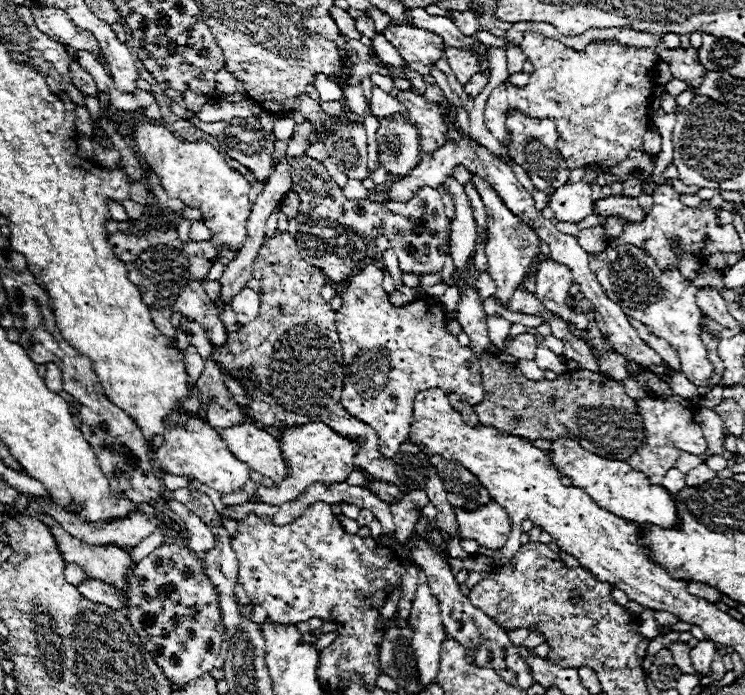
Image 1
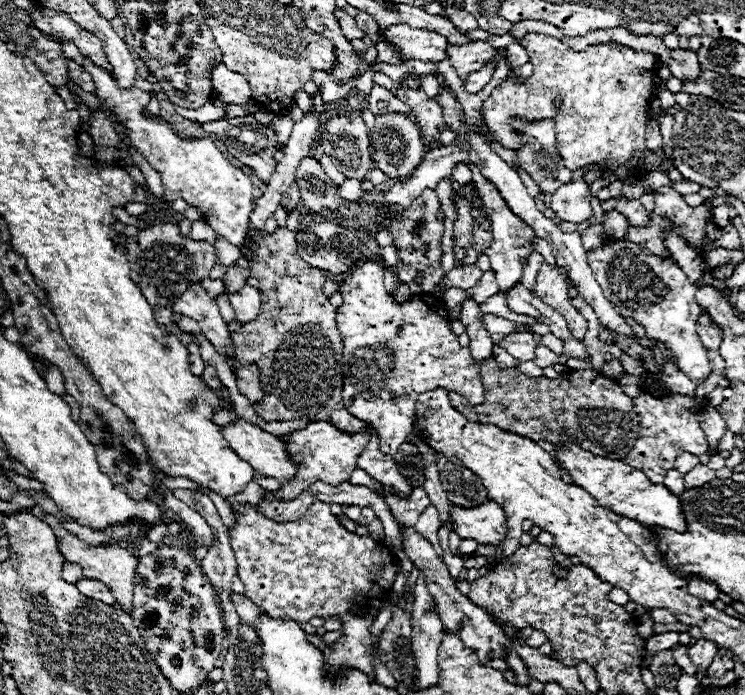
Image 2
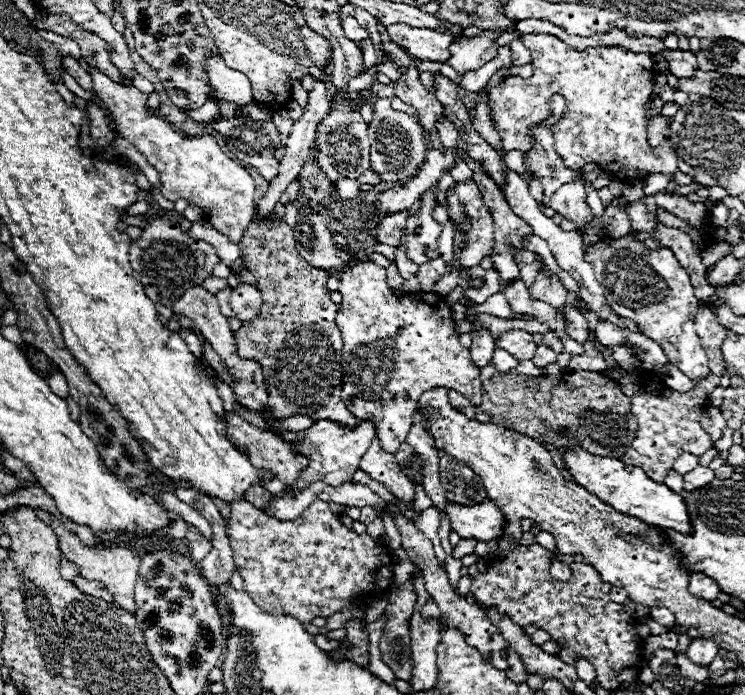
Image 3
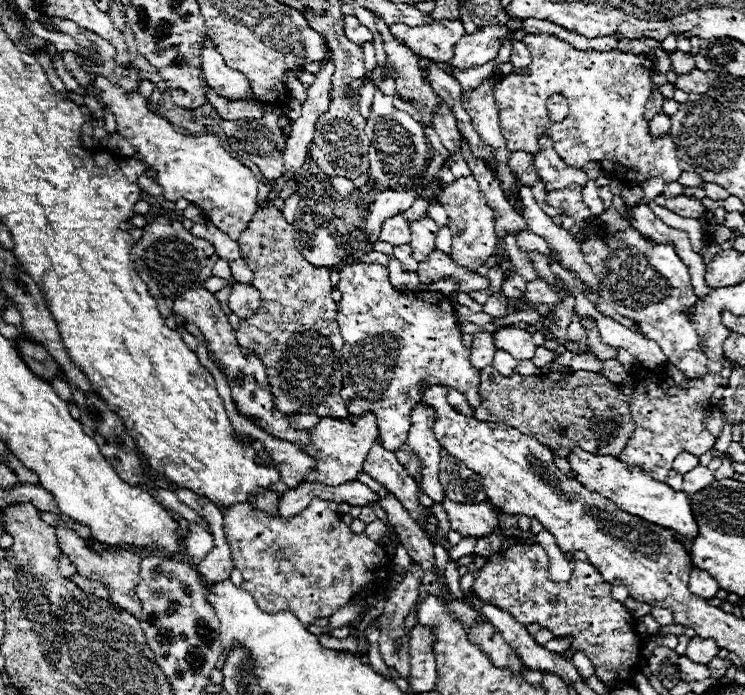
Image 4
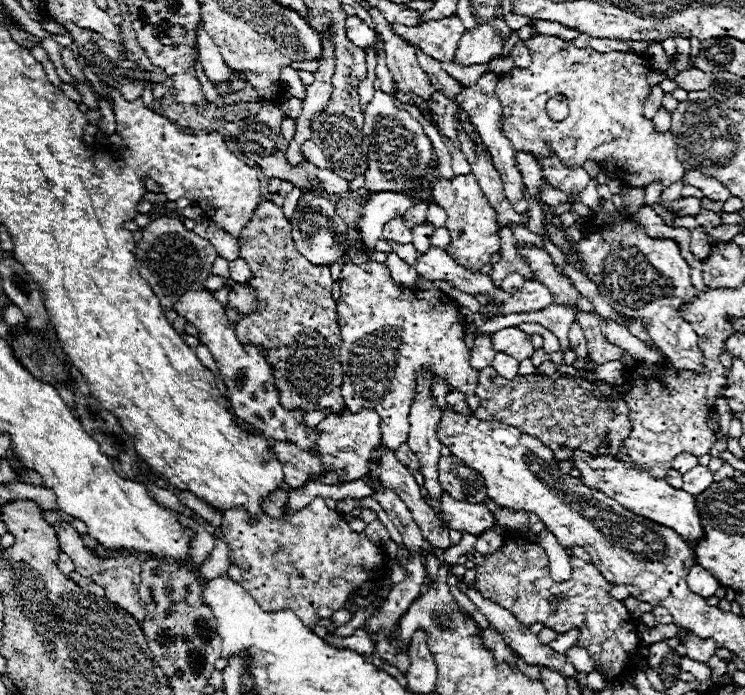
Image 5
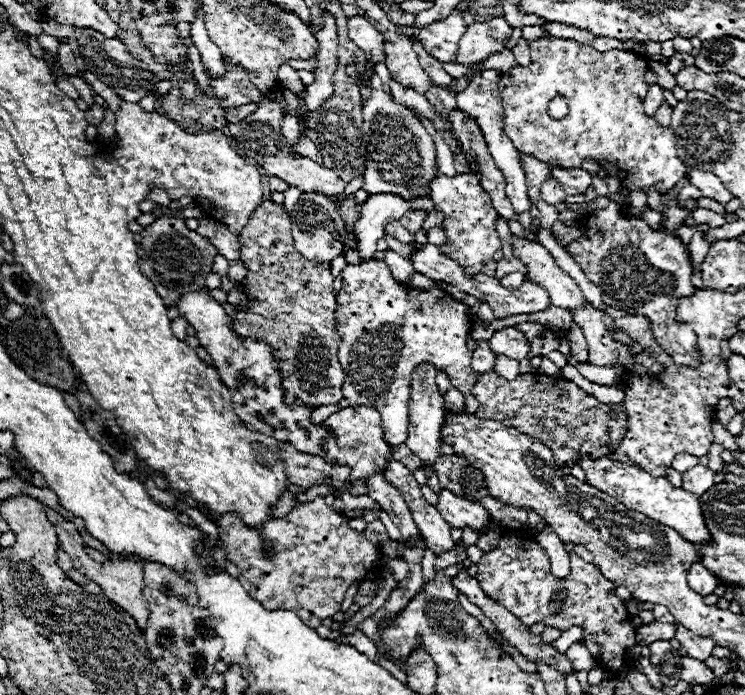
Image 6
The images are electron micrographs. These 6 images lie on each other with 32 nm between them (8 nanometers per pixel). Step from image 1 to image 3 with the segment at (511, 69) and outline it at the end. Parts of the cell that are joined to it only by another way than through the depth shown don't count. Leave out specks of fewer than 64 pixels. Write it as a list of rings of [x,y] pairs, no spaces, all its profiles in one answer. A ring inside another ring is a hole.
[[[520,40],[510,42],[510,54],[512,54],[512,66],[530,64],[530,52],[528,52],[528,48]]]

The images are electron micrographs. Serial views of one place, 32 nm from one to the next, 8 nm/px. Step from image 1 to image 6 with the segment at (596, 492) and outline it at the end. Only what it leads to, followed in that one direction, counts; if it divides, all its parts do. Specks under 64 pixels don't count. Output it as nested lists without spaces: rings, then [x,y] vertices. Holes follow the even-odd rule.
[[[580,456],[578,466],[586,474],[586,484],[610,494],[612,498],[618,498],[618,502],[630,506],[630,510],[642,510],[642,514],[646,514],[648,518],[654,518],[656,522],[678,530],[678,534],[682,534],[682,538],[686,538],[688,542],[708,542],[710,534],[702,518],[700,498],[696,494],[690,494],[682,488],[674,488],[666,478],[654,478],[646,470],[636,468],[636,464],[632,462],[610,460],[608,456],[602,456],[598,460],[592,460],[590,456]]]

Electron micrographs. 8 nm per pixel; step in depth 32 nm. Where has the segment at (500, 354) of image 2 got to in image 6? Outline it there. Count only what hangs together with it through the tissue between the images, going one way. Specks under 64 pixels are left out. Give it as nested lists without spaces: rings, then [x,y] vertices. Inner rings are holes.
[[[498,356],[496,364],[494,364],[494,370],[498,372],[498,376],[502,376],[506,380],[512,380],[512,378],[516,378],[520,374],[518,360],[512,360],[508,356]]]

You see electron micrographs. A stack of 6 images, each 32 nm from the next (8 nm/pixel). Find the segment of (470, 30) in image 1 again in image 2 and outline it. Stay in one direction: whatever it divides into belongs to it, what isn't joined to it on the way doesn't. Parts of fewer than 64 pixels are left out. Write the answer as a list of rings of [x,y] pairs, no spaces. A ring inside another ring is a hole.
[[[448,6],[448,8],[444,8],[444,12],[446,12],[446,18],[450,18],[454,22],[454,26],[458,26],[458,30],[462,30],[466,34],[478,28],[474,14],[470,14],[466,10],[458,10],[454,6]]]

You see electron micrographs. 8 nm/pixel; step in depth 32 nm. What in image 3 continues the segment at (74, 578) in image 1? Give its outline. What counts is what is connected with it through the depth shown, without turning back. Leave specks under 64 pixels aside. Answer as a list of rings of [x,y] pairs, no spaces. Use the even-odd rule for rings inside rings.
[[[66,558],[60,562],[60,574],[62,578],[66,578],[68,582],[72,582],[76,576],[80,576],[80,570],[78,566],[74,566],[74,562],[68,562]]]

